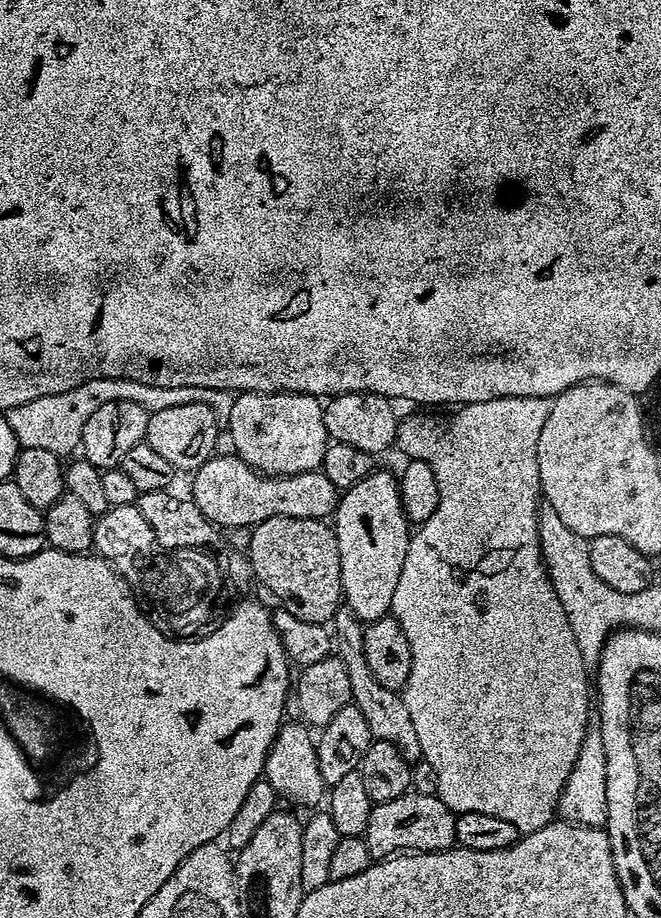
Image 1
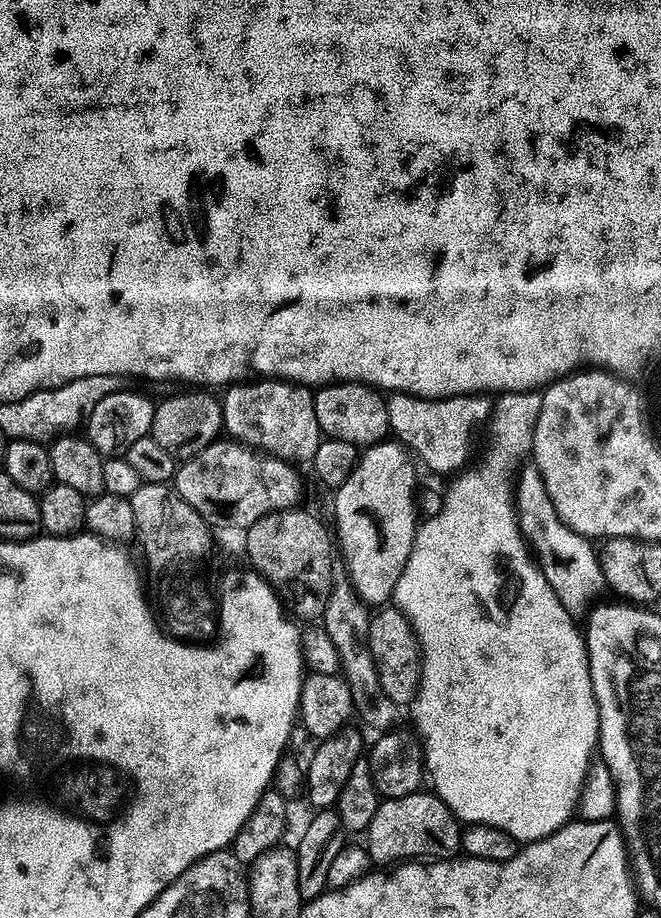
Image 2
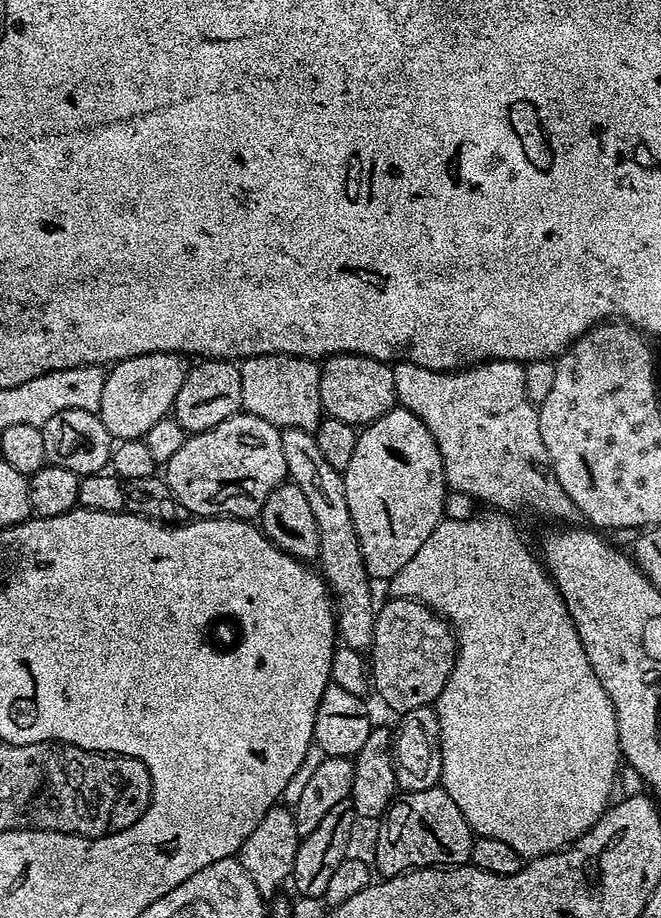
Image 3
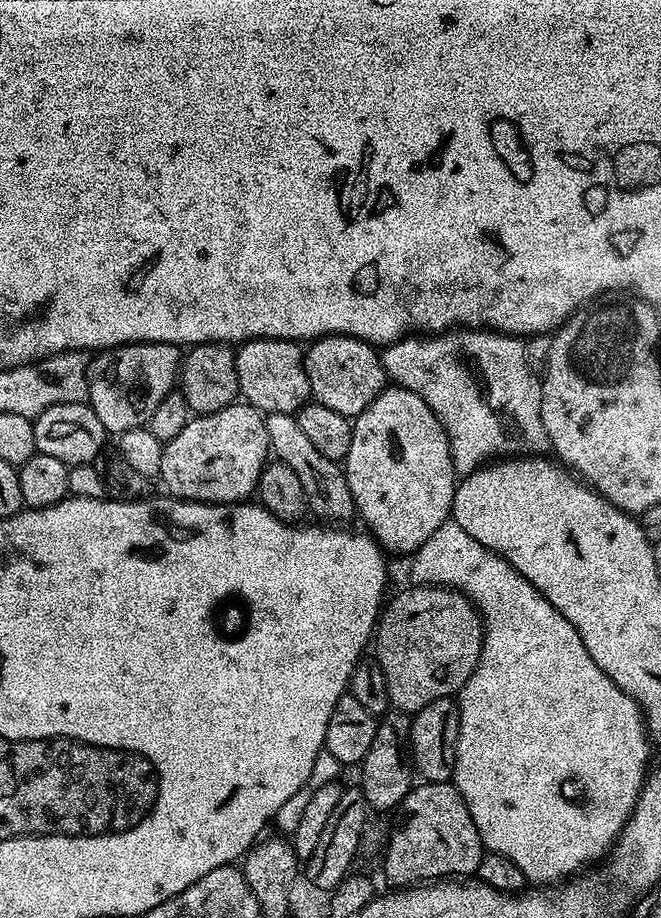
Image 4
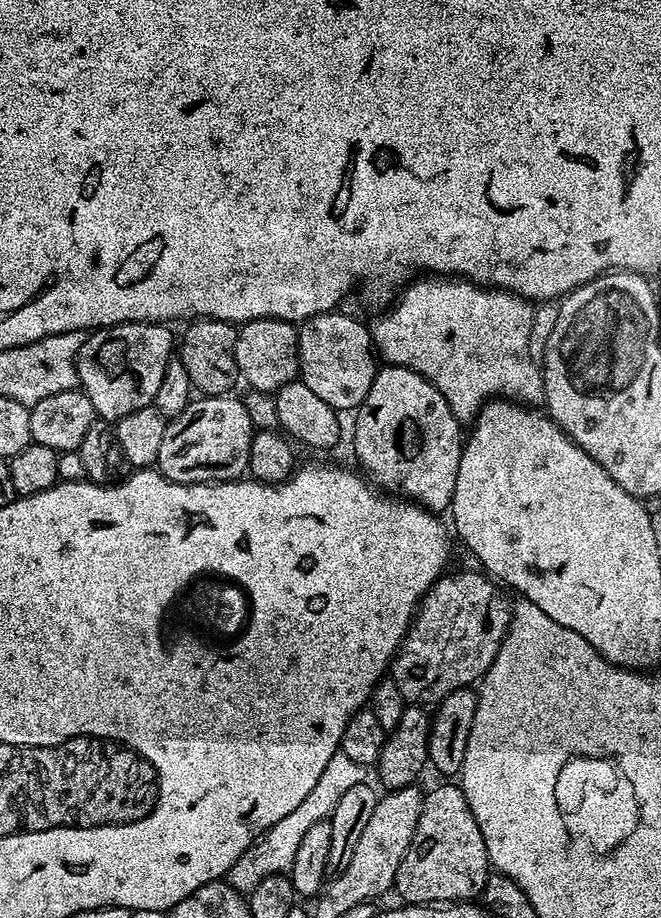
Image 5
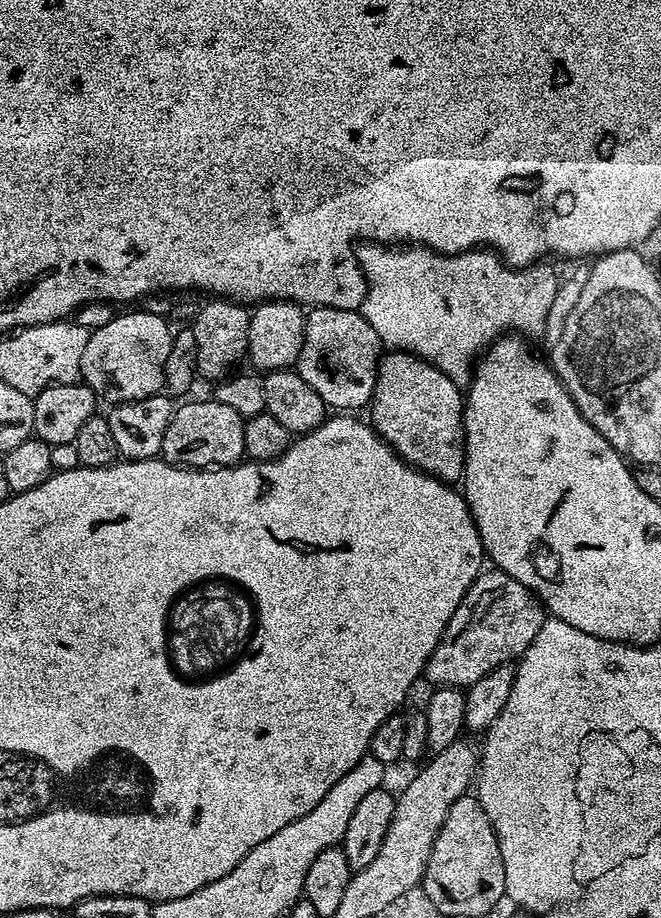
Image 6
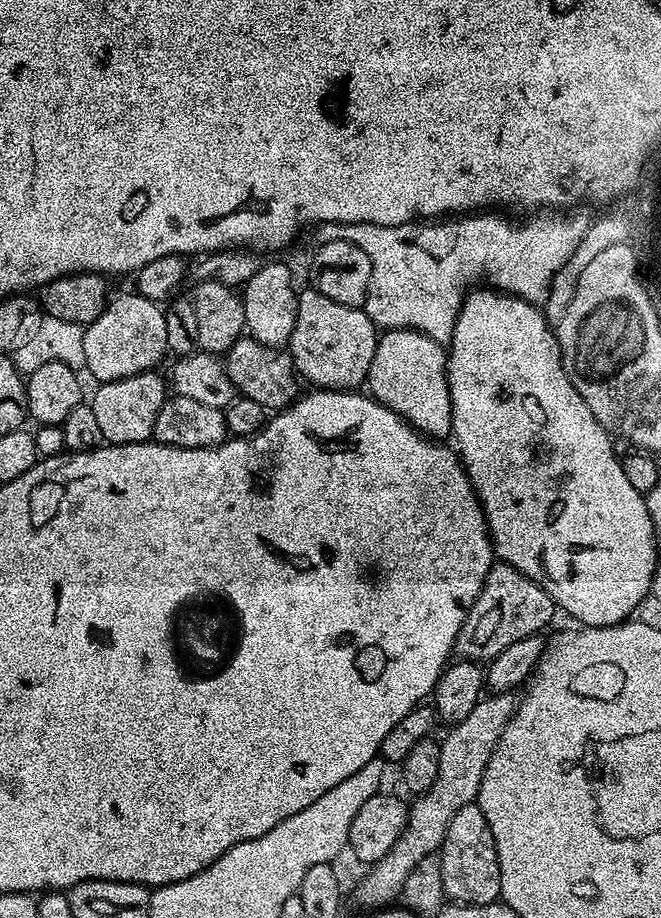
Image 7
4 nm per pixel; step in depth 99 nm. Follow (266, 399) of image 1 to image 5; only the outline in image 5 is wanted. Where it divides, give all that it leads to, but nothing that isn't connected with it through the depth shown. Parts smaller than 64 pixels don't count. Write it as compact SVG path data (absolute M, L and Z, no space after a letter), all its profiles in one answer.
M262 318L239 325L236 333L236 366L239 375L253 392L275 394L300 374L297 325L290 320Z

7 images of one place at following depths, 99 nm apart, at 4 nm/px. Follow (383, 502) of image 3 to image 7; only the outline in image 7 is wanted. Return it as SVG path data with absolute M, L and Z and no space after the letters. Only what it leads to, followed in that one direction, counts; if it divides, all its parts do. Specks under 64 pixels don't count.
M390 328L377 339L366 388L372 399L397 412L424 437L444 438L452 430L447 371L448 353L445 345L434 342L434 338L415 332L412 328Z

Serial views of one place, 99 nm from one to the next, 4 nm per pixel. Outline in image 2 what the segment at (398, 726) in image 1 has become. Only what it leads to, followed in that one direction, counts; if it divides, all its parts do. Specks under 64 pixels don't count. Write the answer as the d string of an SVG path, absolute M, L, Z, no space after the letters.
M333 563L331 569L332 585L326 598L322 627L326 630L326 634L330 634L330 642L334 642L338 650L339 675L344 677L346 686L350 686L350 694L354 698L356 707L355 715L359 719L361 716L370 727L380 728L376 730L391 729L395 725L392 723L399 718L402 708L390 698L386 698L382 690L382 682L378 678L378 670L374 666L374 654L370 650L368 641L373 613L352 585L352 580L348 577L348 569L343 563Z

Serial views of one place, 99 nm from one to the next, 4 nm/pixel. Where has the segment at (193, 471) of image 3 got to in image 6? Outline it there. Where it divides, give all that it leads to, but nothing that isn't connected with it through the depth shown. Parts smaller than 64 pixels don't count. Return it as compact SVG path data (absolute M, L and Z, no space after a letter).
M214 398L192 400L173 411L162 438L160 456L169 464L179 464L186 468L227 468L241 463L244 451L245 417Z

